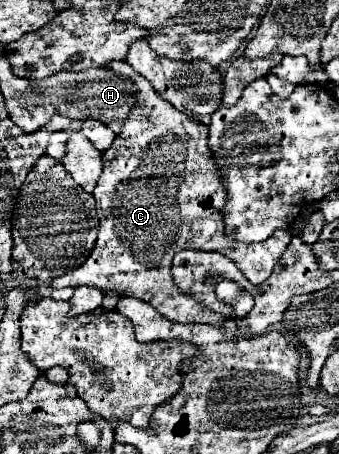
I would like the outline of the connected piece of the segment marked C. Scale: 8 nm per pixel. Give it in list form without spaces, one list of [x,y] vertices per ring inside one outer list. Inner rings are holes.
[[[113,61],[107,65],[107,69],[115,73],[123,73],[123,77],[131,77],[131,81],[139,83],[139,105],[131,111],[131,117],[123,125],[123,133],[113,141],[111,149],[103,153],[103,175],[97,181],[97,187],[93,191],[93,197],[97,201],[95,209],[99,213],[99,237],[97,245],[91,253],[91,257],[81,265],[79,269],[57,277],[51,287],[95,287],[101,293],[117,291],[119,297],[137,297],[149,305],[153,305],[163,317],[171,319],[173,323],[207,323],[213,327],[221,327],[225,323],[225,315],[211,313],[209,307],[195,301],[191,295],[183,293],[175,283],[171,275],[173,255],[183,249],[199,249],[199,251],[227,251],[227,249],[243,249],[245,263],[239,263],[245,267],[245,277],[249,277],[249,283],[259,285],[263,283],[273,267],[275,261],[281,259],[283,251],[287,249],[292,234],[289,229],[276,230],[267,241],[263,243],[239,243],[235,239],[229,239],[225,233],[223,223],[223,209],[227,203],[227,189],[223,187],[223,175],[213,161],[213,153],[209,147],[209,127],[203,123],[187,117],[185,113],[177,111],[169,101],[159,97],[155,89],[131,69],[129,63]]]

